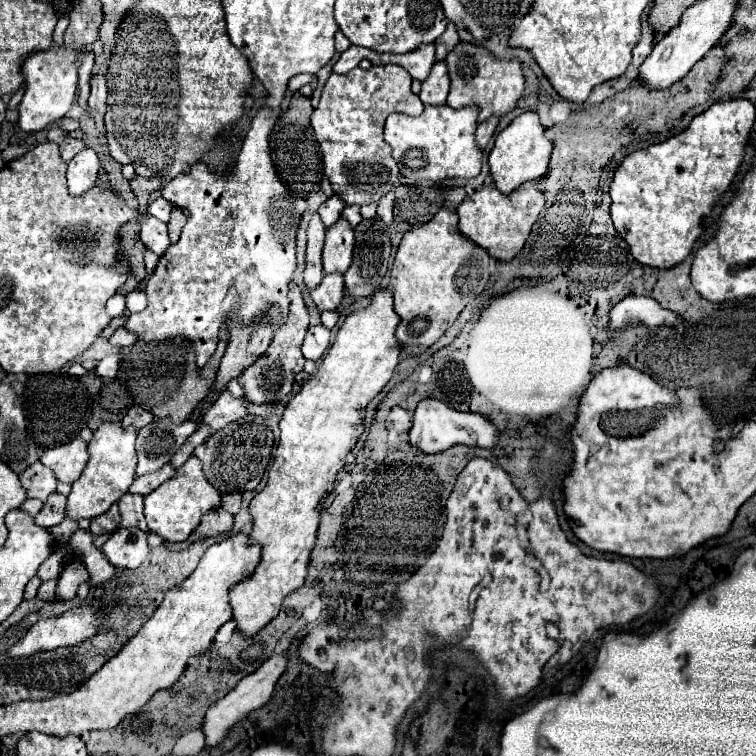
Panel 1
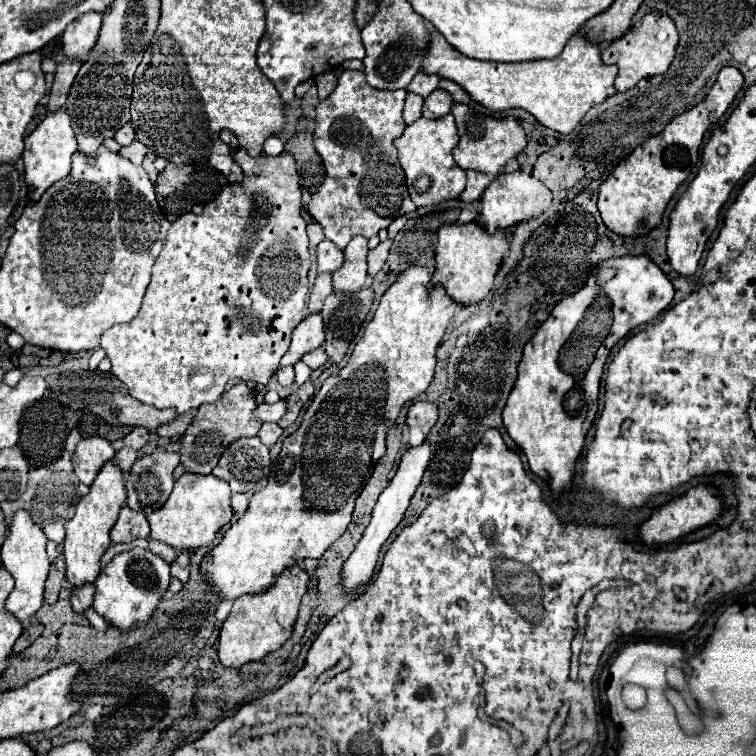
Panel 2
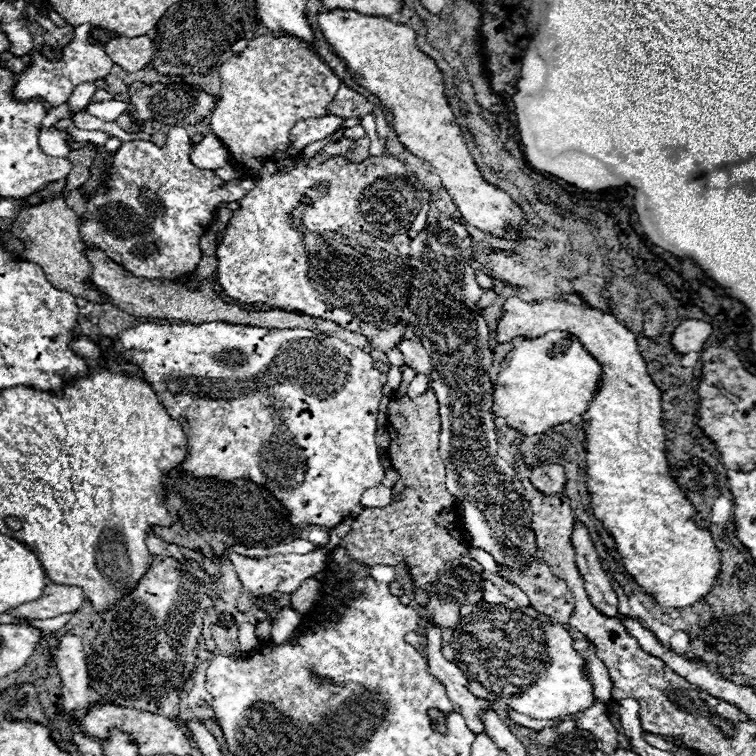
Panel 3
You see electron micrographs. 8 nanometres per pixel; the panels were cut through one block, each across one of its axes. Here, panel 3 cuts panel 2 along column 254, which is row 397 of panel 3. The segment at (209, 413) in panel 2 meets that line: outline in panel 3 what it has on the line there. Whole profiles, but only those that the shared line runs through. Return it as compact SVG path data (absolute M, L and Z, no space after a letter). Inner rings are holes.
M426 390L418 398L390 400L388 410L390 446L388 458L392 468L400 474L392 488L392 504L386 508L366 508L352 522L352 528L340 540L340 548L354 560L366 566L394 566L406 562L412 572L414 592L424 612L442 628L456 628L458 608L462 604L478 604L480 594L480 570L468 556L468 542L464 540L464 528L458 524L458 514L452 510L452 494L446 490L446 468L438 454L440 416L438 402L432 390Z

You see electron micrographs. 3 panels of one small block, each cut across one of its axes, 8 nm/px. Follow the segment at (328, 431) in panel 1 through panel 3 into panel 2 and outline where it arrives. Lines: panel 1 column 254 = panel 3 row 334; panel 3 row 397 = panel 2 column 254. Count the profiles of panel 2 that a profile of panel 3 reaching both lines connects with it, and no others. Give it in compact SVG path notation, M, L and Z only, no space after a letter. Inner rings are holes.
M300 564L286 568L278 580L264 592L242 596L234 602L218 636L218 658L224 666L240 668L246 662L262 660L268 652L278 650L292 634L300 600L308 590L308 574Z

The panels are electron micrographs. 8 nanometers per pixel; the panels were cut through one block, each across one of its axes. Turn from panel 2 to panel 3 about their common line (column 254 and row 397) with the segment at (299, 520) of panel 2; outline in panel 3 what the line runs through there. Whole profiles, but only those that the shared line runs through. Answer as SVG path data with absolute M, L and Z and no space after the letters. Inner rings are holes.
M548 332L540 338L518 342L506 354L498 376L492 380L492 412L496 418L502 418L506 426L524 436L544 434L548 428L584 414L598 392L600 380L600 364L574 336L566 332Z

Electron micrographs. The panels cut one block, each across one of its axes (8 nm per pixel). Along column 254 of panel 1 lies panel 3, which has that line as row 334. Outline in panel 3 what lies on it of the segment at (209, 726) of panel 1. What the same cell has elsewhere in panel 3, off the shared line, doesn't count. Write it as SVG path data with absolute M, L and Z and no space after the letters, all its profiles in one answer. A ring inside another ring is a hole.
M684 320L670 338L672 348L678 354L688 354L688 352L700 352L706 338L710 336L712 326L702 320Z

